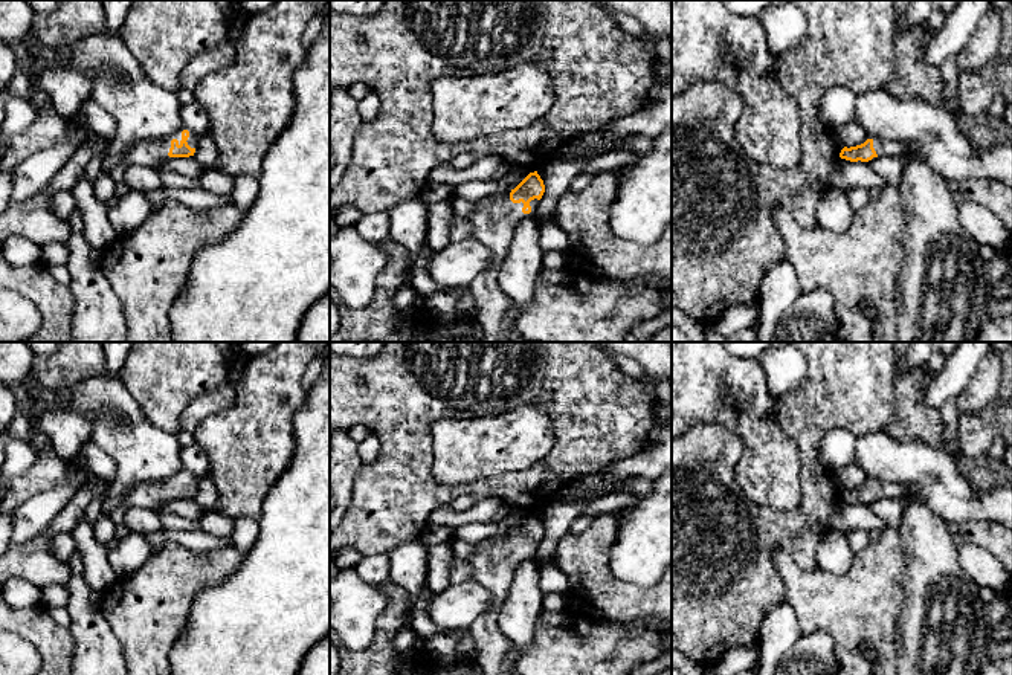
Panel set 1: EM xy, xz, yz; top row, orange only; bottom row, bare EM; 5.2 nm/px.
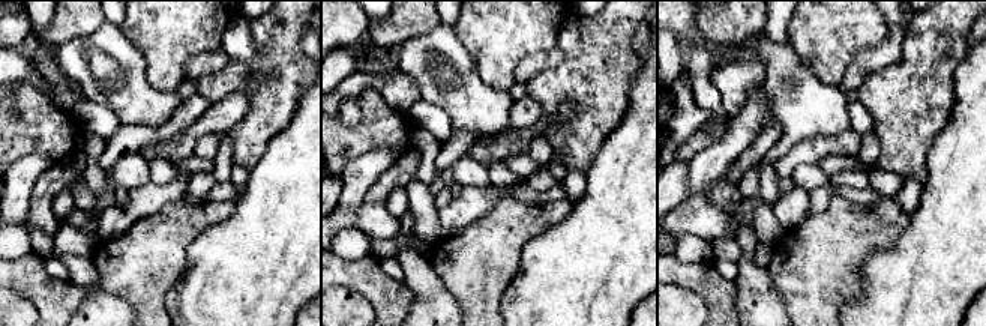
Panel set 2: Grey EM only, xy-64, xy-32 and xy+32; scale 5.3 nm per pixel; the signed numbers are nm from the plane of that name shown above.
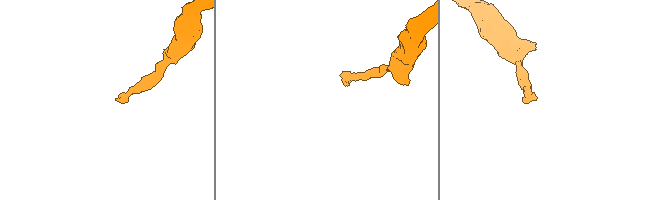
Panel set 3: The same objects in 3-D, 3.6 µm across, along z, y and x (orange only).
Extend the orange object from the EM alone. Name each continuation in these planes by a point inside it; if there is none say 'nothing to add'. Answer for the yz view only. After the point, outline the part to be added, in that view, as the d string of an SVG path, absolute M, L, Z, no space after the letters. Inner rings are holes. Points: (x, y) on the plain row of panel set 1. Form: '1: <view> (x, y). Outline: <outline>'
1: yz (901, 492). Outline: M867 478L867 481L873 483L873 490L878 499L890 498L899 502L908 502L913 498L913 489L908 484L885 483L879 478Z

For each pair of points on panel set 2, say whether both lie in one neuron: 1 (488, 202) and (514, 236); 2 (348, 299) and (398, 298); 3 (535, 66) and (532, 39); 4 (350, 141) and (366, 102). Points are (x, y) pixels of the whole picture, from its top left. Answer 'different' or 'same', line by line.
1: different
2: different
3: different
4: same

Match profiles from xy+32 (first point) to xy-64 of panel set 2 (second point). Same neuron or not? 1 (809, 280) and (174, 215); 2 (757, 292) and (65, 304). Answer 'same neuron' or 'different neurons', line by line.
1: same neuron
2: different neurons

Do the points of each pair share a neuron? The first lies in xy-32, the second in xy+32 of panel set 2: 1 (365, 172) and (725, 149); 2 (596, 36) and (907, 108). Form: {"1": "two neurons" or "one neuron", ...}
{"1": "one neuron", "2": "one neuron"}

